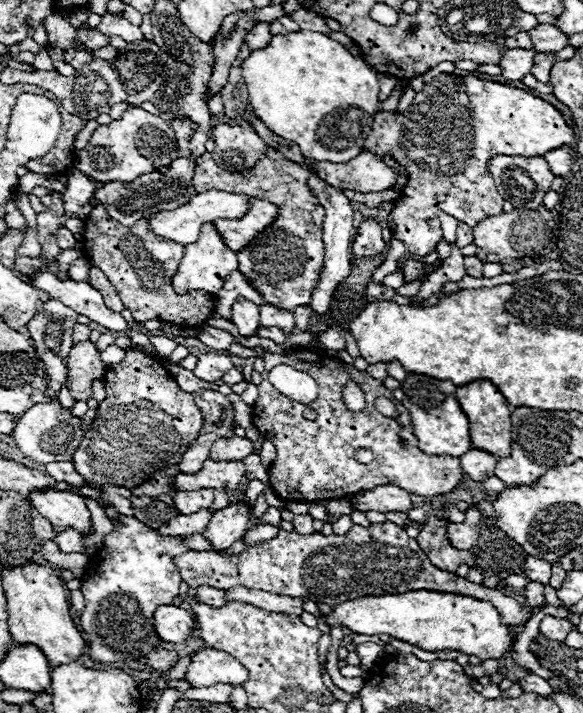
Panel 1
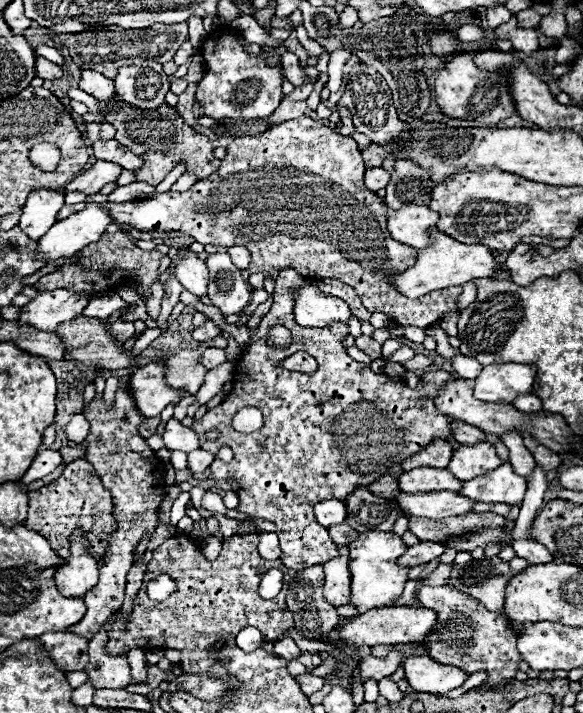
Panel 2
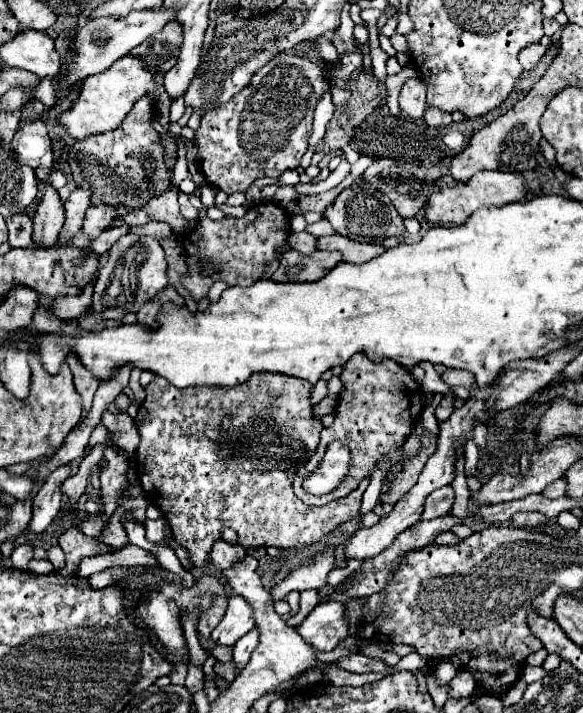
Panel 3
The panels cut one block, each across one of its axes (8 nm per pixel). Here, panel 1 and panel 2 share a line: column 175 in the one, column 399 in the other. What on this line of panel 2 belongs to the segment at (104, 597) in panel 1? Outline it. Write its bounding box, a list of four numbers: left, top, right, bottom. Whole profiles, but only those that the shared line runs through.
[348,530,408,616]

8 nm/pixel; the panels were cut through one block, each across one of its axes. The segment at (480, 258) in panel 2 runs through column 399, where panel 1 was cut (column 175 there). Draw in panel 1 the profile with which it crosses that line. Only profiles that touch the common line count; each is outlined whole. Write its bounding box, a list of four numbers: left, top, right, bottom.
[172,224,238,294]

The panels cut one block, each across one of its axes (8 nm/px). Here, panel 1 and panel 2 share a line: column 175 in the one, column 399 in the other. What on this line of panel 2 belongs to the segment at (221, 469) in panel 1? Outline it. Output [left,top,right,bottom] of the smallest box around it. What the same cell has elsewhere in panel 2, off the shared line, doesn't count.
[398,466,462,494]

